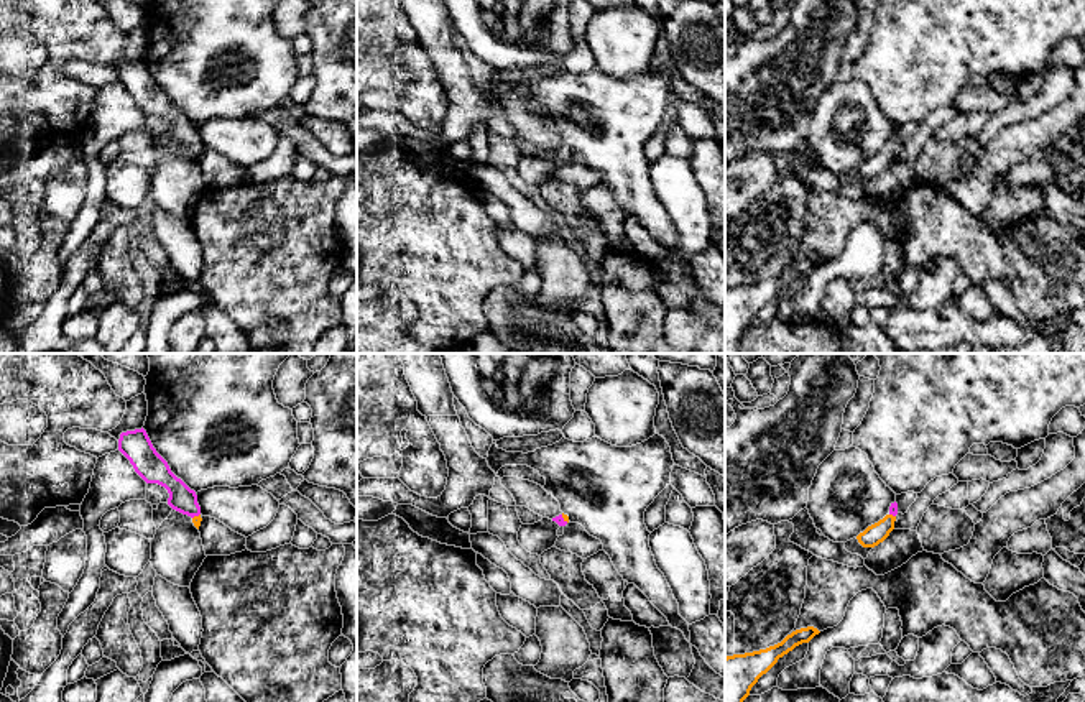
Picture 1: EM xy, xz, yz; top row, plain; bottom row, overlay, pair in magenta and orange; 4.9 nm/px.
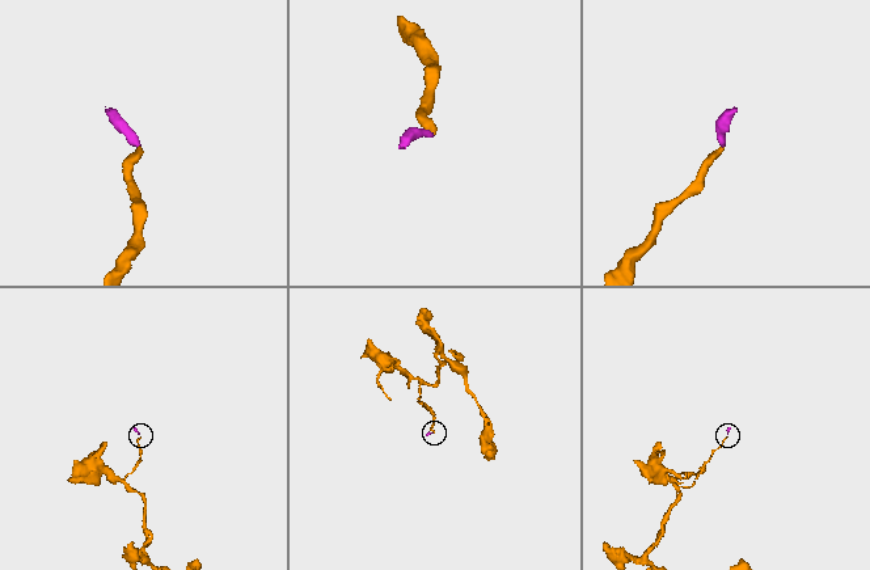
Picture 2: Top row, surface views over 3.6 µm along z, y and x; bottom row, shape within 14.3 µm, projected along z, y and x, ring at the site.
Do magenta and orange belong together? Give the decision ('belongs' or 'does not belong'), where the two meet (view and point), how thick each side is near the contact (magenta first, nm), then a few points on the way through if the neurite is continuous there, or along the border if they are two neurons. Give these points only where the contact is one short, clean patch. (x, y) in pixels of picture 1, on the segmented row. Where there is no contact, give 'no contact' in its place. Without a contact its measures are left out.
belongs; contact xz (563, 518); calibres 50 and 30 nm; way xz (559, 520), (563, 518), (566, 518)

